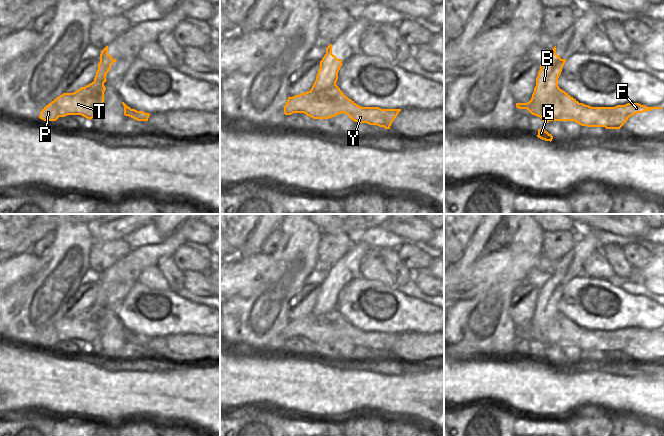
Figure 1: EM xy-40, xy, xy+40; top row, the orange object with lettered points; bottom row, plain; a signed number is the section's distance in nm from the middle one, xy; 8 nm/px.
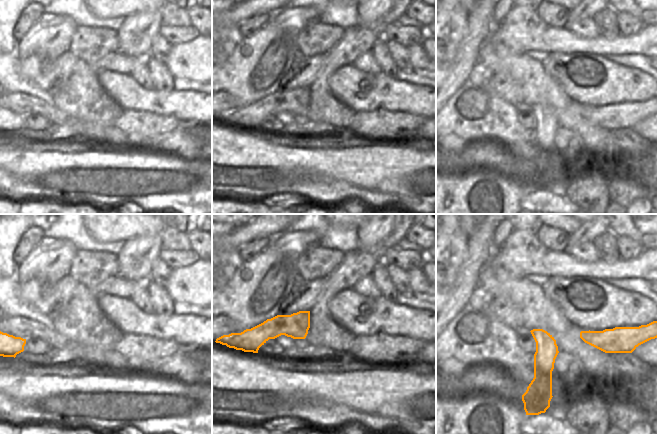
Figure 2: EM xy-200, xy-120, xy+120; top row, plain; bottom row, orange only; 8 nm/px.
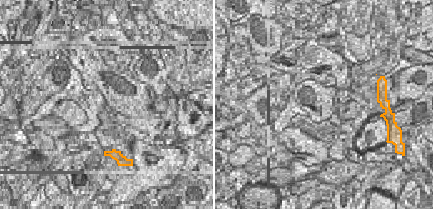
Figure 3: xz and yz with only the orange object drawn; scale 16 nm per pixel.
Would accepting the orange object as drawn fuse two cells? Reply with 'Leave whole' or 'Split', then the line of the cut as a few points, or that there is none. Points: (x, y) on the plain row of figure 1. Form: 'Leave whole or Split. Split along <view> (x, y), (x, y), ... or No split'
Split. Split along xy+40 (559, 312), (552, 320), (546, 332), (546, 338), (552, 344).

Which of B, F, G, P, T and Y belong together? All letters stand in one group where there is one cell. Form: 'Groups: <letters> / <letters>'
Groups: B G / F P T Y.

